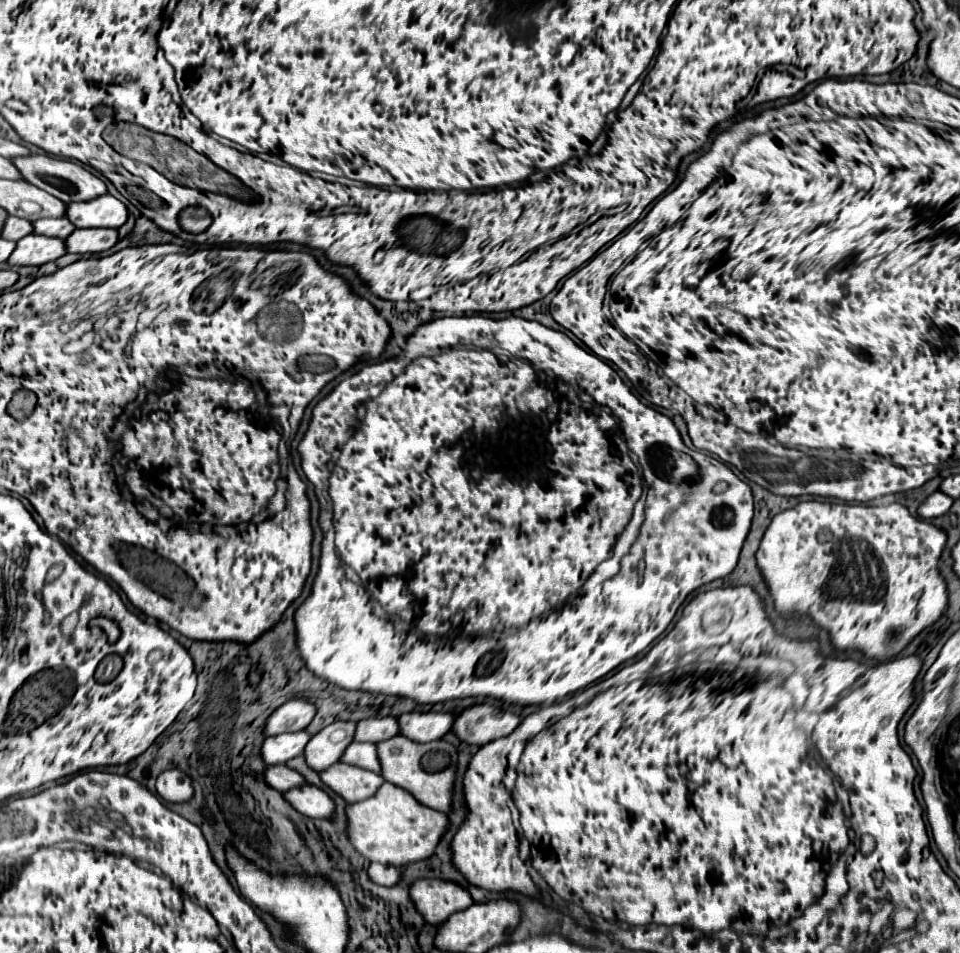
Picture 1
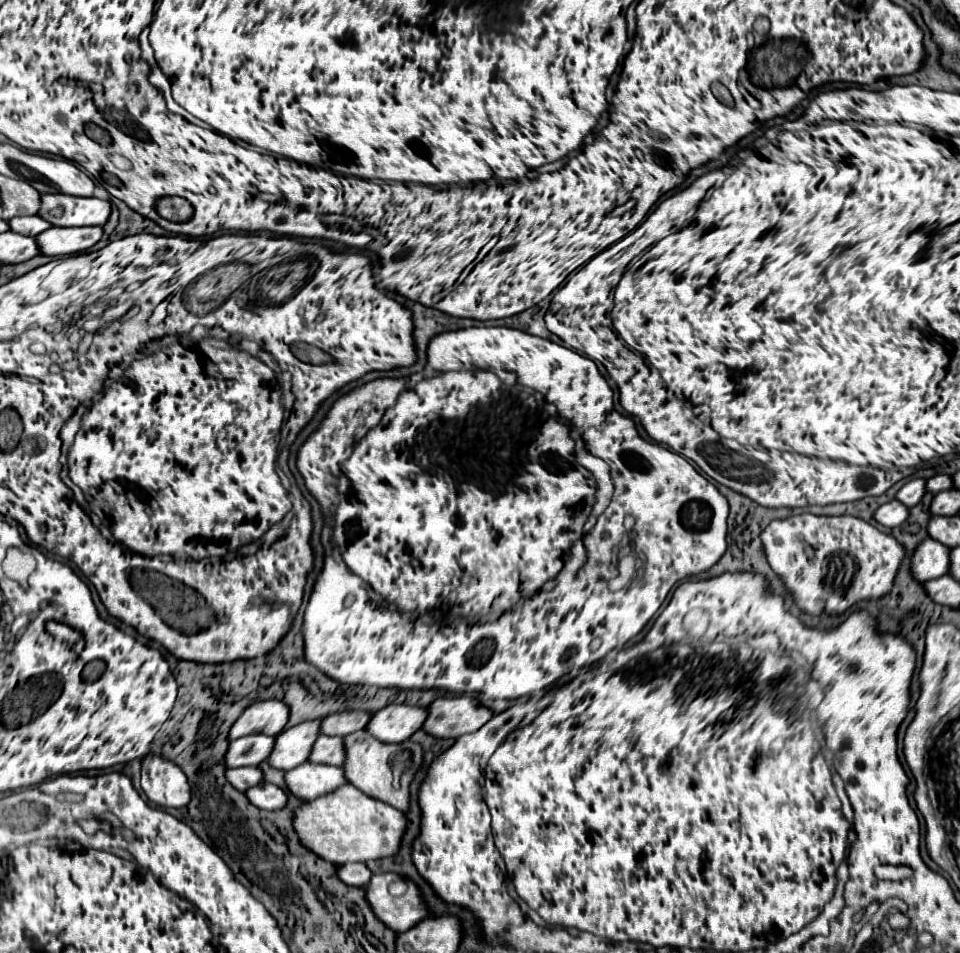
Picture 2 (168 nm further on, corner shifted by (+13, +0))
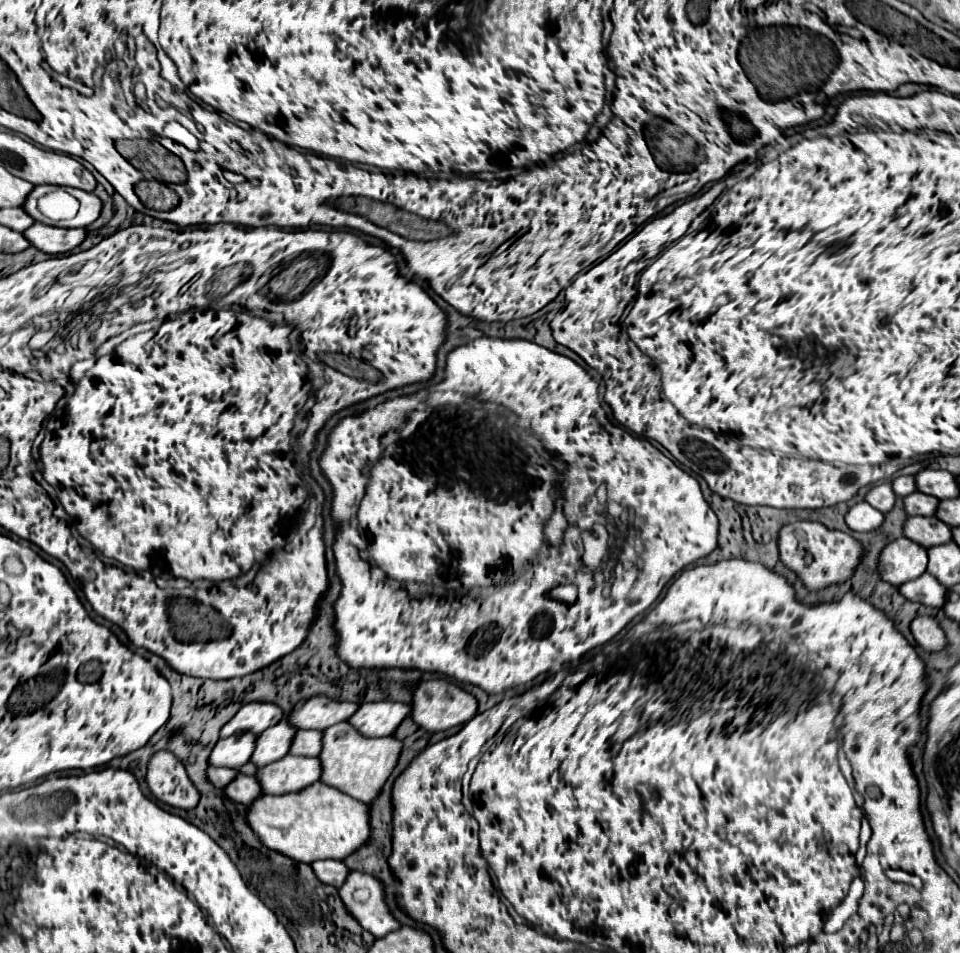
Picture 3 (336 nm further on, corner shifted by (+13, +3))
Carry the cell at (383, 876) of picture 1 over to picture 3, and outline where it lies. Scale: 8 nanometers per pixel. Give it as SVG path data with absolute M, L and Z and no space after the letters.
M317 860L313 864L313 870L317 872L317 878L321 882L331 884L335 888L341 888L345 878L349 876L349 868L341 860Z

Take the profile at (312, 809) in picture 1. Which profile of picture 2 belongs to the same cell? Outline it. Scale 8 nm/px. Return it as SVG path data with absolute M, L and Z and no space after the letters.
M259 783L257 787L249 787L249 791L245 791L245 797L249 799L249 803L265 811L283 809L287 805L285 791L273 783Z

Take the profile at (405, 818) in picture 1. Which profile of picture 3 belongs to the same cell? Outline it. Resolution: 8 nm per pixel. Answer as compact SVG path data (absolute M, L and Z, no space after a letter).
M313 784L301 792L281 796L261 796L249 806L249 824L253 824L261 842L269 848L289 854L293 860L313 864L315 860L345 860L355 850L363 848L371 838L371 806L351 798L349 794L327 786Z

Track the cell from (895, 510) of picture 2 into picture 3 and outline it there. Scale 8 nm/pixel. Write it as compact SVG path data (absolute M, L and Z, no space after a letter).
M859 502L855 504L847 516L845 516L845 522L851 530L857 530L857 532L869 532L869 530L875 530L879 528L883 522L885 522L885 512L873 508L871 504L867 502Z

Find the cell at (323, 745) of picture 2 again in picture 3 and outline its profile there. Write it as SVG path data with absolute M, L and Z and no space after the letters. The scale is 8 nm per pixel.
M299 730L295 740L293 740L293 746L291 746L291 752L293 756L319 756L321 754L321 744L323 744L323 732L317 732L317 730Z

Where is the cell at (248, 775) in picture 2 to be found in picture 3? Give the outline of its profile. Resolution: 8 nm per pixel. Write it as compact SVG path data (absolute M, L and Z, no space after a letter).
M209 766L209 780L213 780L213 784L217 784L217 788L225 788L229 786L235 778L237 778L239 770L233 770L233 768L215 768L215 766Z

